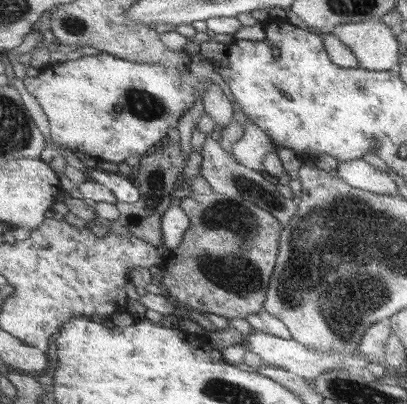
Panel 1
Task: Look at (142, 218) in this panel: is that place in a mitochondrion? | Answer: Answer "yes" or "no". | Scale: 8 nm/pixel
yes

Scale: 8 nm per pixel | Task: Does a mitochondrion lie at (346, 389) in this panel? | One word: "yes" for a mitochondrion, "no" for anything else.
yes

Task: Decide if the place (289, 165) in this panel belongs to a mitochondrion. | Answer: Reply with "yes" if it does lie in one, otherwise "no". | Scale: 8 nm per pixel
no

